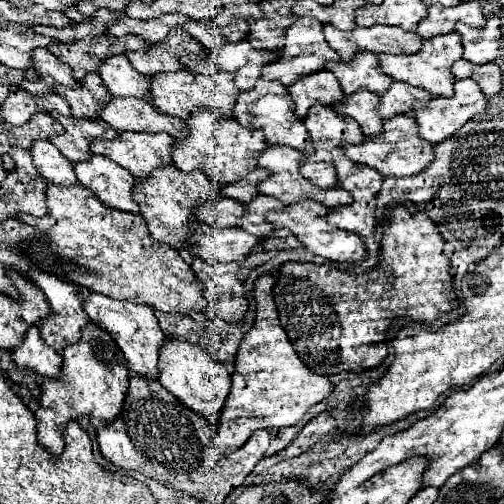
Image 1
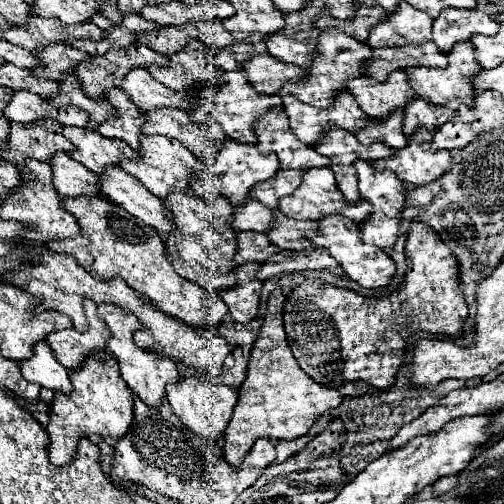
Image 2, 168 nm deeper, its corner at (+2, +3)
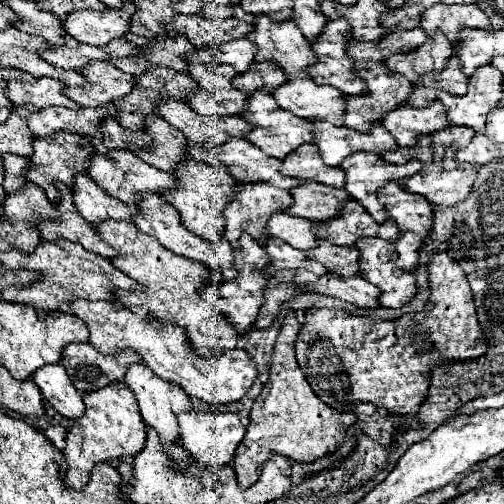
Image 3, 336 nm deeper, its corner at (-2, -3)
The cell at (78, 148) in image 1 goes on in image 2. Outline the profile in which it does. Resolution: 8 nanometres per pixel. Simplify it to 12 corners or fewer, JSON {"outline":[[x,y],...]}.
{"outline":[[63,127],[71,159],[97,175],[139,159],[125,141],[85,127]]}

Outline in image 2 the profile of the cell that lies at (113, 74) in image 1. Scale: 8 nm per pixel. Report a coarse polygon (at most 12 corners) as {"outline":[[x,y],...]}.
{"outline":[[131,69],[123,91],[141,111],[191,109],[187,93],[163,87],[147,69]]}

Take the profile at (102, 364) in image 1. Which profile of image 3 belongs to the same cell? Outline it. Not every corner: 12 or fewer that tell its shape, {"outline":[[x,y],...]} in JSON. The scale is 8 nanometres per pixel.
{"outline":[[123,381],[83,395],[65,437],[65,483],[137,455],[145,423]]}

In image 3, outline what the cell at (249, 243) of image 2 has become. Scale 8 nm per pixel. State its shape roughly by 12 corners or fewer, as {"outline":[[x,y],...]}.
{"outline":[[269,239],[267,275],[279,269],[309,269],[327,273],[321,263],[279,239]]}

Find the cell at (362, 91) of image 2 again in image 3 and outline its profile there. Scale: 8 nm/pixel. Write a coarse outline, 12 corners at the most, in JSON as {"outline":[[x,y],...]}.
{"outline":[[437,99],[427,107],[399,105],[383,125],[399,147],[449,125]]}

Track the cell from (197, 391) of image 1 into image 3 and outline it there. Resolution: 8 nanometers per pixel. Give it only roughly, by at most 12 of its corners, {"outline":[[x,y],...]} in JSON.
{"outline":[[179,413],[183,447],[199,465],[233,461],[245,435],[235,413]]}

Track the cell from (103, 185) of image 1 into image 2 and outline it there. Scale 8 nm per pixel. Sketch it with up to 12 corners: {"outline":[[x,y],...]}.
{"outline":[[121,167],[107,169],[101,193],[157,233],[175,231],[163,201]]}

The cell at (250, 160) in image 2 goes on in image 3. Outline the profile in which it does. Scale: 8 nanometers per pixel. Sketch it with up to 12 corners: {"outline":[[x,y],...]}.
{"outline":[[239,183],[227,203],[225,239],[265,239],[275,211],[293,203],[273,183]]}

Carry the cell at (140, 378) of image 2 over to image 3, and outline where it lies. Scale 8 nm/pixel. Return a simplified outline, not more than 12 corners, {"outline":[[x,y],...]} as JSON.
{"outline":[[143,363],[127,367],[145,425],[175,441],[189,395]]}

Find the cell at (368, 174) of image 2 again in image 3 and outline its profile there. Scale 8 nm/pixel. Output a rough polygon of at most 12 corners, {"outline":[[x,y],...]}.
{"outline":[[387,181],[377,199],[399,227],[393,261],[415,271],[431,205]]}

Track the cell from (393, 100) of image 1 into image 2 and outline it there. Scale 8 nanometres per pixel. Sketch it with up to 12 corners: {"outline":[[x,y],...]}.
{"outline":[[417,97],[405,107],[403,133],[435,131],[455,117],[447,107]]}

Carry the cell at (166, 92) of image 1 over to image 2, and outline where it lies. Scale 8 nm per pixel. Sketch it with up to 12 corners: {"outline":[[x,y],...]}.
{"outline":[[243,71],[227,85],[201,89],[189,111],[197,123],[217,119],[225,133],[255,145],[255,121],[283,109],[261,95]]}

